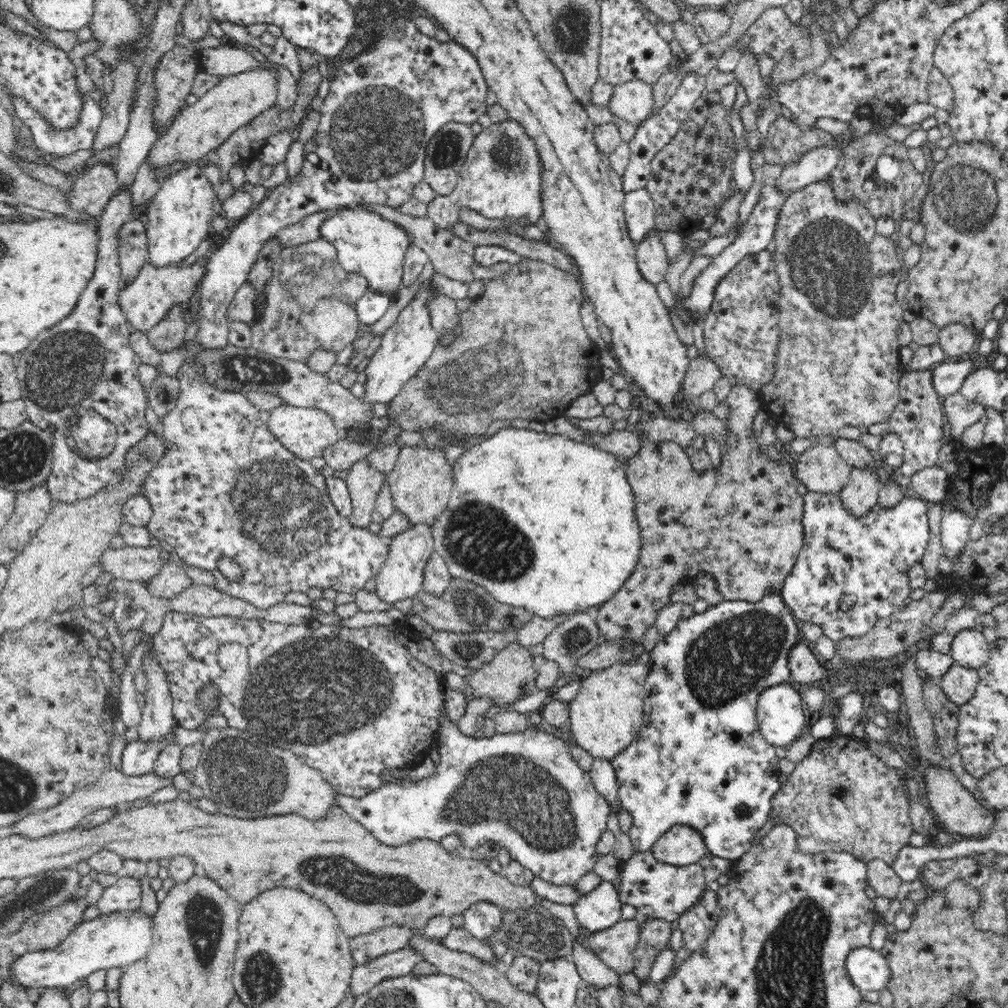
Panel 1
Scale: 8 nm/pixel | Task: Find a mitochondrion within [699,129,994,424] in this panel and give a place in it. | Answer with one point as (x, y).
(829, 262)

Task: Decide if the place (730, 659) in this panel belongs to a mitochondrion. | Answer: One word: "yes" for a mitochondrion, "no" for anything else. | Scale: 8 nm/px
yes

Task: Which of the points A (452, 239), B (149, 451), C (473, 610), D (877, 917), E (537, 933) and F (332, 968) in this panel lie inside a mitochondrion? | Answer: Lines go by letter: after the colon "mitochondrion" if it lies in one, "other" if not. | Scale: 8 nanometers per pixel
A: other
B: mitochondrion
C: mitochondrion
D: other
E: mitochondrion
F: other

